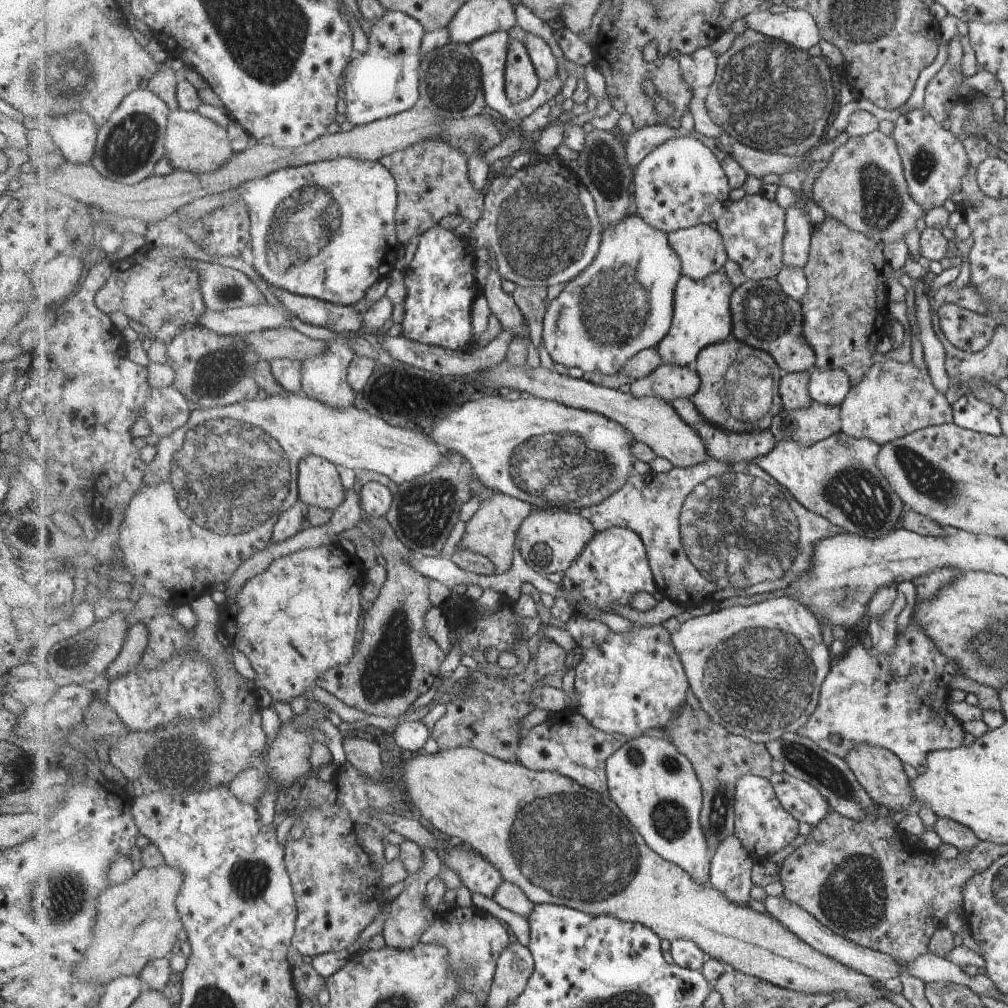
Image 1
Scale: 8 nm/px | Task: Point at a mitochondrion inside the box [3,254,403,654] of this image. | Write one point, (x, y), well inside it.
(243, 452)

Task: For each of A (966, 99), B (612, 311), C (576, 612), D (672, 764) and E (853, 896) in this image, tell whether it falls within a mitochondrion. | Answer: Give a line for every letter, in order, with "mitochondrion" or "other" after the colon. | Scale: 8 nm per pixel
A: other
B: mitochondrion
C: other
D: mitochondrion
E: mitochondrion

